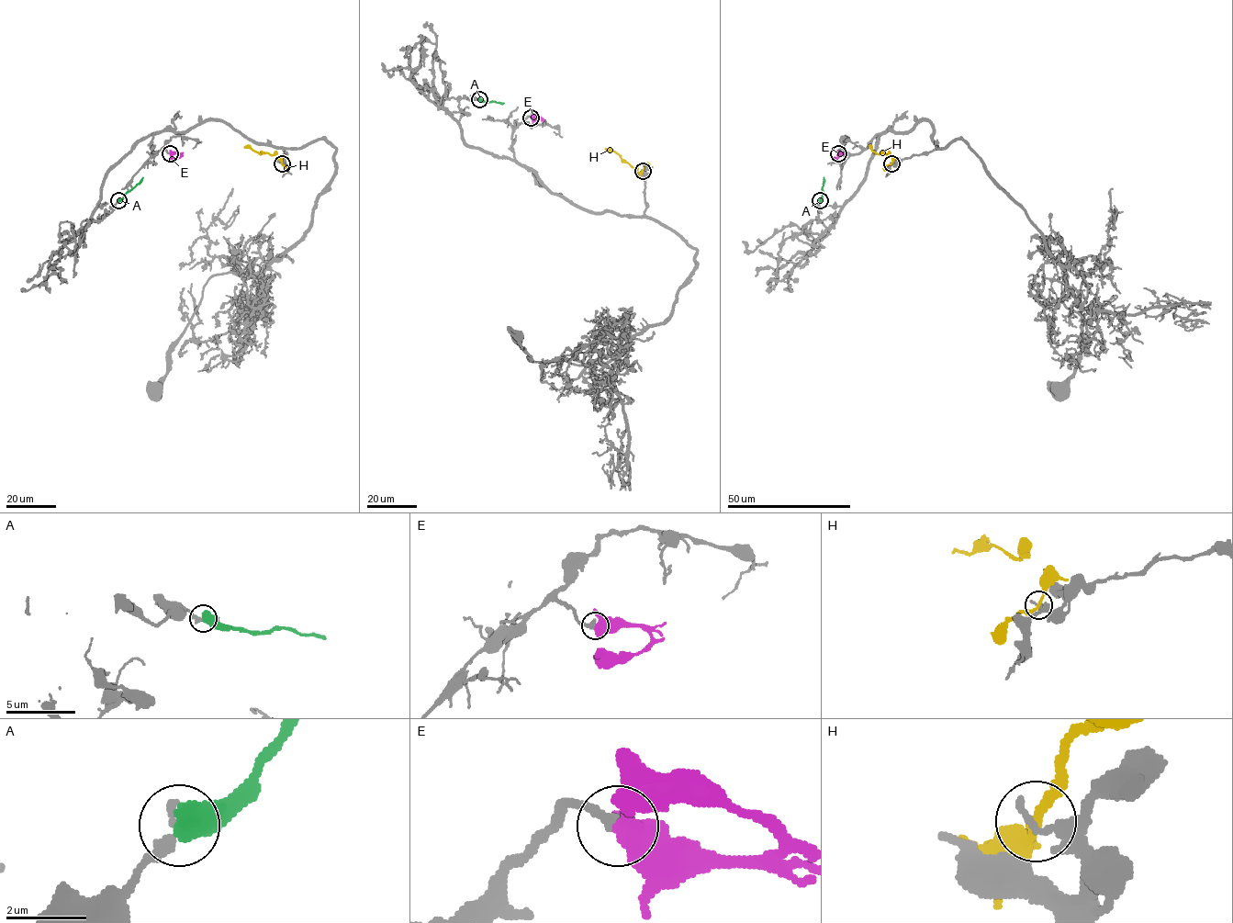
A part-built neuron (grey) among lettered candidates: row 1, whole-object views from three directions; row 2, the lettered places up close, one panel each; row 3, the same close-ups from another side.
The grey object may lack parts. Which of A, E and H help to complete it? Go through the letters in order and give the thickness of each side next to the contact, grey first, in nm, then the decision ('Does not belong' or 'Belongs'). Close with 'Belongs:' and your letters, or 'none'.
A: Thickness 300 nm (grey) against 650 nm. Does not belong
E: Thickness 320 nm (grey) against 500 nm. Belongs
H: Thickness 160 nm (grey) against 200 nm. Does not belong
Belongs: E

